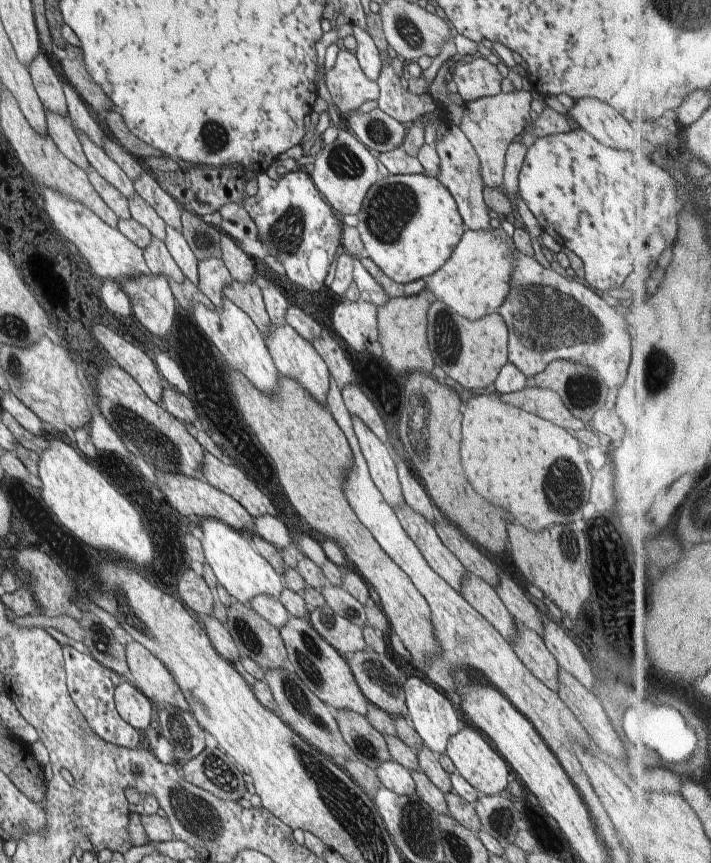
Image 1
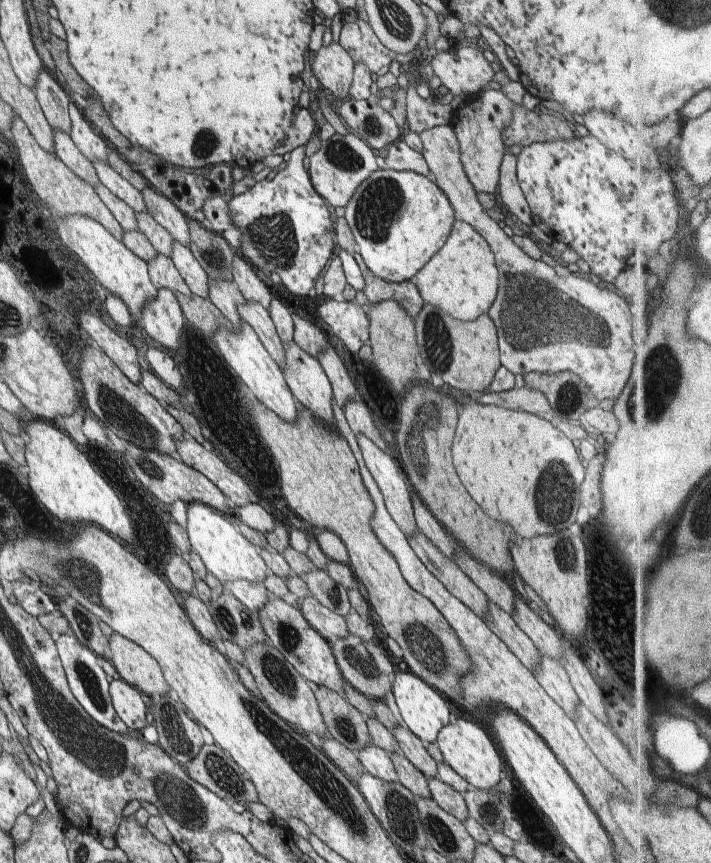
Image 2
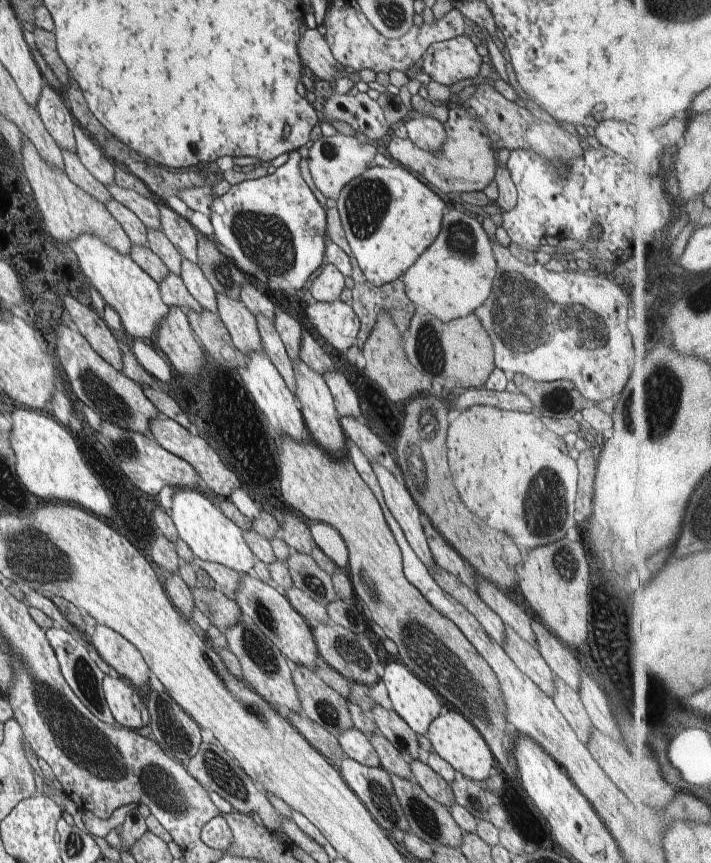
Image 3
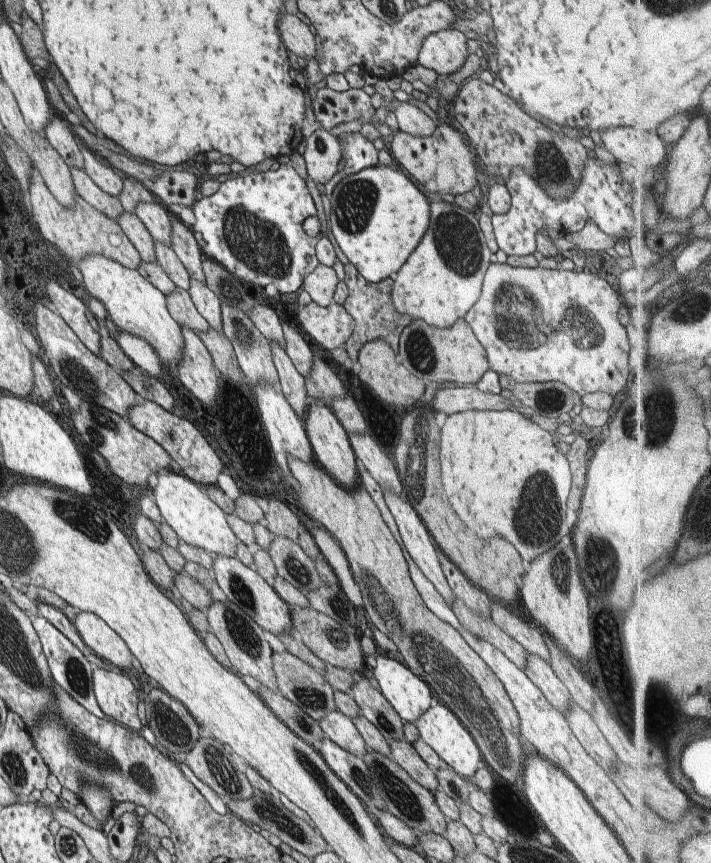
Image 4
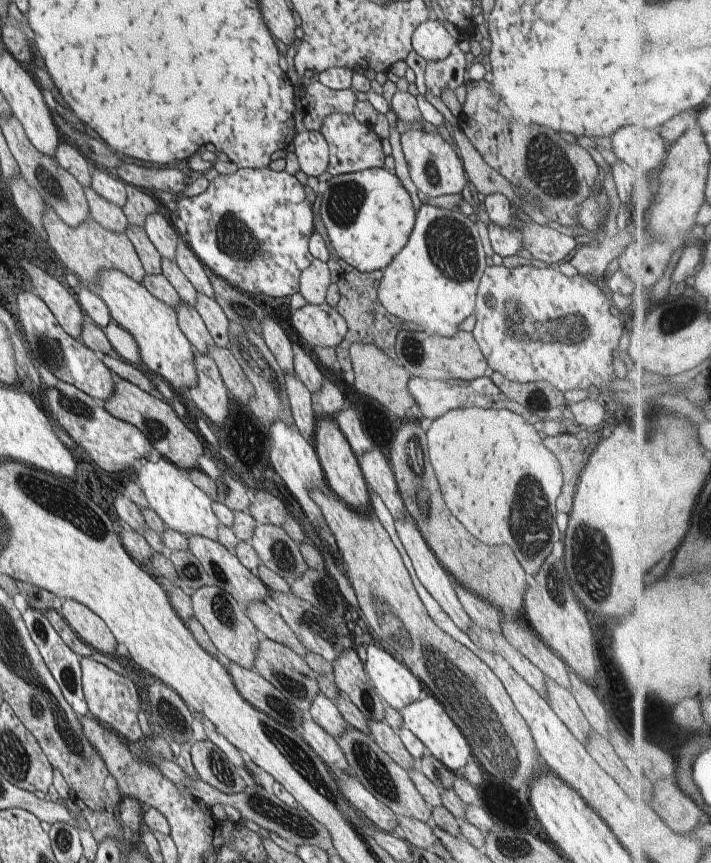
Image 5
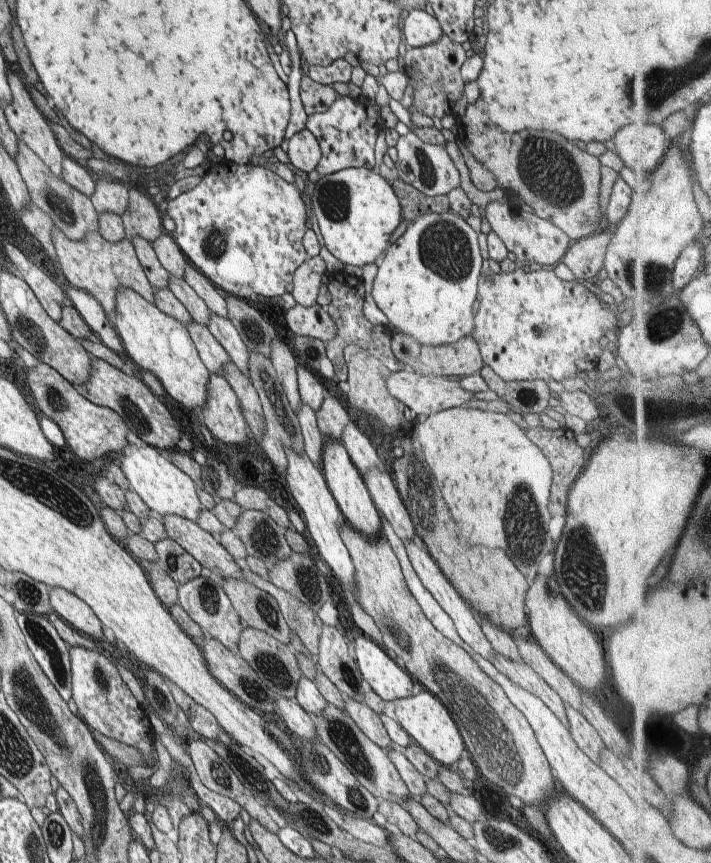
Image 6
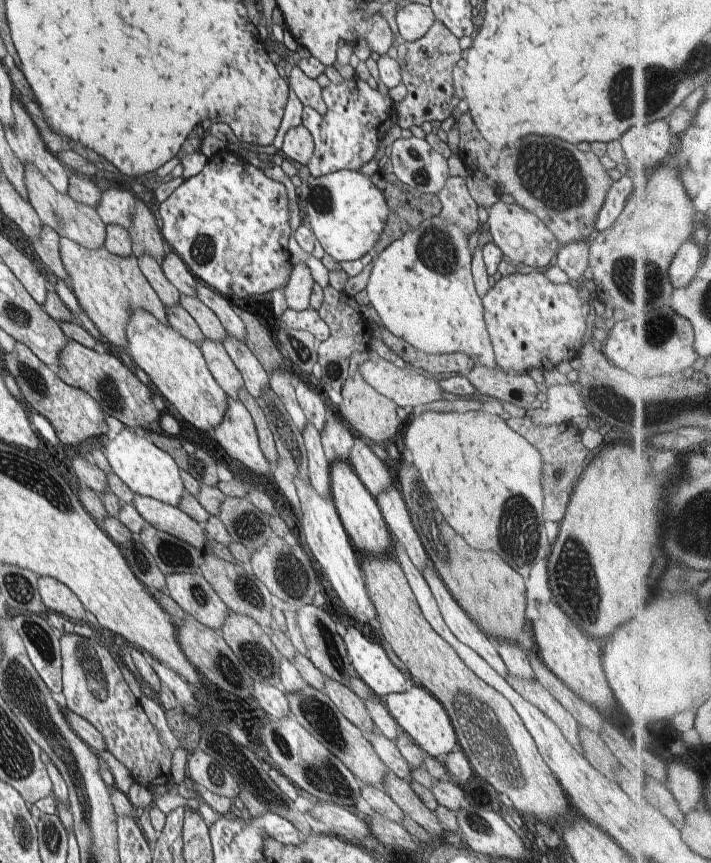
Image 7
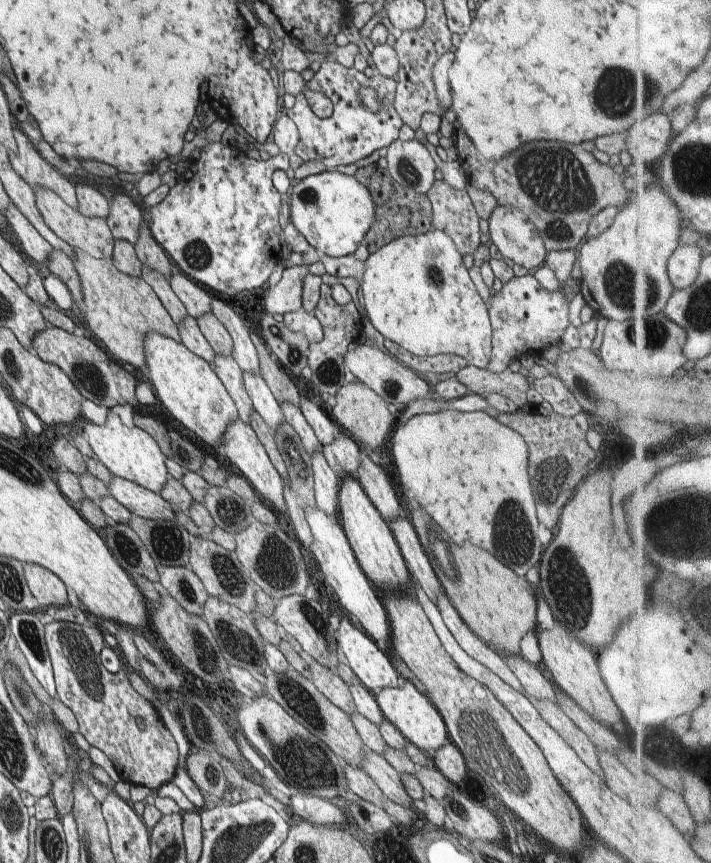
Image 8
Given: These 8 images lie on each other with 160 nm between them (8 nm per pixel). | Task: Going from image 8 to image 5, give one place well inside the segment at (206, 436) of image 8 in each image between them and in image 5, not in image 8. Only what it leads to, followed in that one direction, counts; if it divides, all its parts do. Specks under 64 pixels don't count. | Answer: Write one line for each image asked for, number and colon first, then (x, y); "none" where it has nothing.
5: (166, 351)
6: (157, 343)
7: (175, 365)

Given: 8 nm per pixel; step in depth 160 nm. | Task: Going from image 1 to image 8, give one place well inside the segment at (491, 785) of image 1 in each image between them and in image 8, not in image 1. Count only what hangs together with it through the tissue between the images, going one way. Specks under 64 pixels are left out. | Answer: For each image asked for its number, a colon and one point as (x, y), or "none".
2: (465, 746)
3: (453, 738)
4: (440, 729)
5: (426, 719)
6: (425, 719)
7: (418, 713)
8: (413, 713)

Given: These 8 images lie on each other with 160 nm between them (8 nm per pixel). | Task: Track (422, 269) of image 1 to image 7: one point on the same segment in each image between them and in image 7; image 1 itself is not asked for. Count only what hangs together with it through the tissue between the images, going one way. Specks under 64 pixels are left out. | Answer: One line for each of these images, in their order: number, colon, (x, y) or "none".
2: (400, 219)
3: (389, 217)
4: (378, 217)
5: (368, 214)
6: (357, 210)
7: (347, 214)

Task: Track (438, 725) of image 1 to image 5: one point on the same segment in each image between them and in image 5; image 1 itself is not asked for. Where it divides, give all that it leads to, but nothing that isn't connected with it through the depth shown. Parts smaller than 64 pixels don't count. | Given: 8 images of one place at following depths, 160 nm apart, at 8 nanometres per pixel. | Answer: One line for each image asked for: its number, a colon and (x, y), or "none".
2: (425, 711)
3: (417, 704)
4: (407, 693)
5: (399, 687)

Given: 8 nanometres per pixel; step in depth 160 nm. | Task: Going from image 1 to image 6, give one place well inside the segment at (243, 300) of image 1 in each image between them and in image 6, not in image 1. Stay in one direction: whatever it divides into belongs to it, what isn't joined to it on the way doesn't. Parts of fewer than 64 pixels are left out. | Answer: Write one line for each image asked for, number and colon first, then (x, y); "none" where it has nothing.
2: (255, 314)
3: (274, 349)
4: (293, 386)
5: (305, 419)
6: (313, 440)

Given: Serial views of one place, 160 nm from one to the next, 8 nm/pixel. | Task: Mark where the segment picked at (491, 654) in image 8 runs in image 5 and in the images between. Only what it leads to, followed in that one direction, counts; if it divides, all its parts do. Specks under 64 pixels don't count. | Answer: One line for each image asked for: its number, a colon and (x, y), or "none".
5: (431, 573)
6: (465, 620)
7: (458, 622)

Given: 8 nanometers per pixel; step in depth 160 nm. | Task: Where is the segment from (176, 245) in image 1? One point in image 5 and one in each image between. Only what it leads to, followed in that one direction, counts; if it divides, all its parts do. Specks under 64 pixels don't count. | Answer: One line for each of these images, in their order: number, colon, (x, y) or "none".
2: (195, 276)
3: (194, 280)
4: (208, 304)
5: (213, 316)

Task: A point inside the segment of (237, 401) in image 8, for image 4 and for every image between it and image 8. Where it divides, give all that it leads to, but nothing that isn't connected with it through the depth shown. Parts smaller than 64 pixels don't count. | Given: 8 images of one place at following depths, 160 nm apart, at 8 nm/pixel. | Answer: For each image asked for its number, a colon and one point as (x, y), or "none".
4: (180, 305)
5: (189, 321)
6: (213, 355)
7: (220, 365)

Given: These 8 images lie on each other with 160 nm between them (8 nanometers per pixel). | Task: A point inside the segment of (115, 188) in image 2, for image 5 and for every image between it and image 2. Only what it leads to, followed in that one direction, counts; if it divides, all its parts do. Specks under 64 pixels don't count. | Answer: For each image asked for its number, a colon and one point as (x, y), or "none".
3: (146, 209)
4: (157, 219)
5: (164, 236)

